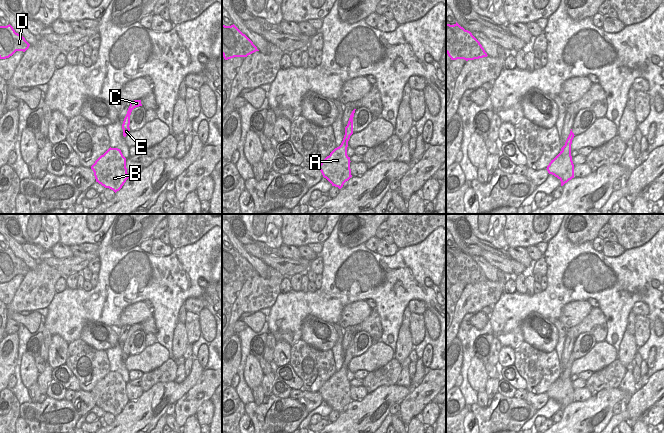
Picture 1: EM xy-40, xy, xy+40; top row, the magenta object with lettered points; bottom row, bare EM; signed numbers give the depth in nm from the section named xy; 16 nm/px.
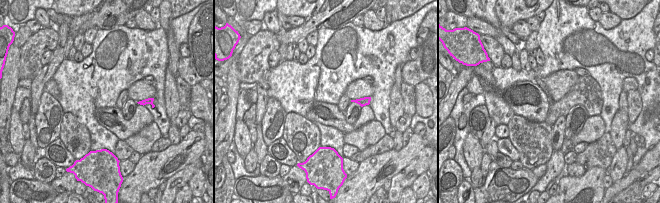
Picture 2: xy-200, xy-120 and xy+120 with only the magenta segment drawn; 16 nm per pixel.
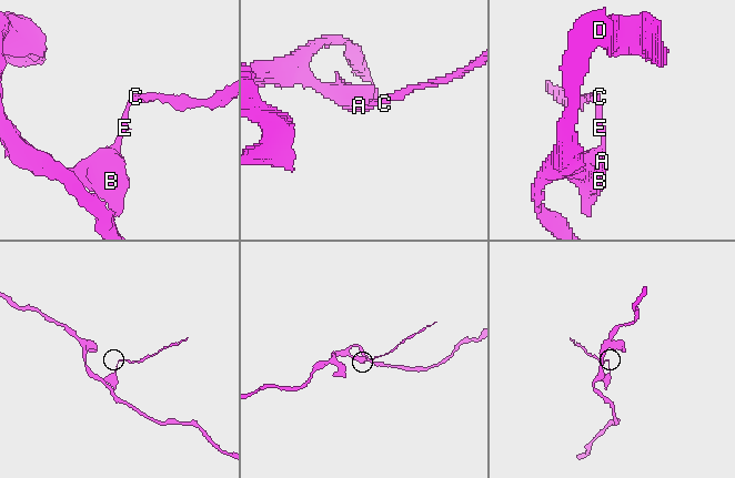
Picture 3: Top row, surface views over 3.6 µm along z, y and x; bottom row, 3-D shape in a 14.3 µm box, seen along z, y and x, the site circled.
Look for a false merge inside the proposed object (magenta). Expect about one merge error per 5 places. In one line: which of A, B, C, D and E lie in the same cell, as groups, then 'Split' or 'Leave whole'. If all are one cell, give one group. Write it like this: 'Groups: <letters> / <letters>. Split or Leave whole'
Groups: A B D / C E. Split

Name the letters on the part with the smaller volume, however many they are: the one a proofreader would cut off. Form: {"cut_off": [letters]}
{"cut_off": ["C", "E"]}

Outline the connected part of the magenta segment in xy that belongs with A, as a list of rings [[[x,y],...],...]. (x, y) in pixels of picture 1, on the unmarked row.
[[[341,367],[321,386],[318,393],[332,410],[341,413],[344,407],[352,401],[350,386],[347,371],[344,367]]]

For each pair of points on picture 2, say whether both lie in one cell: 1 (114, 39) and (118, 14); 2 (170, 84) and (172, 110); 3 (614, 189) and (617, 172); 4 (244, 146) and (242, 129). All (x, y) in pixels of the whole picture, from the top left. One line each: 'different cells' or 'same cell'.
1: different cells
2: same cell
3: different cells
4: same cell

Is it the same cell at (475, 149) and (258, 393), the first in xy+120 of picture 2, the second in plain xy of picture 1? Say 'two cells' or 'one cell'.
two cells

